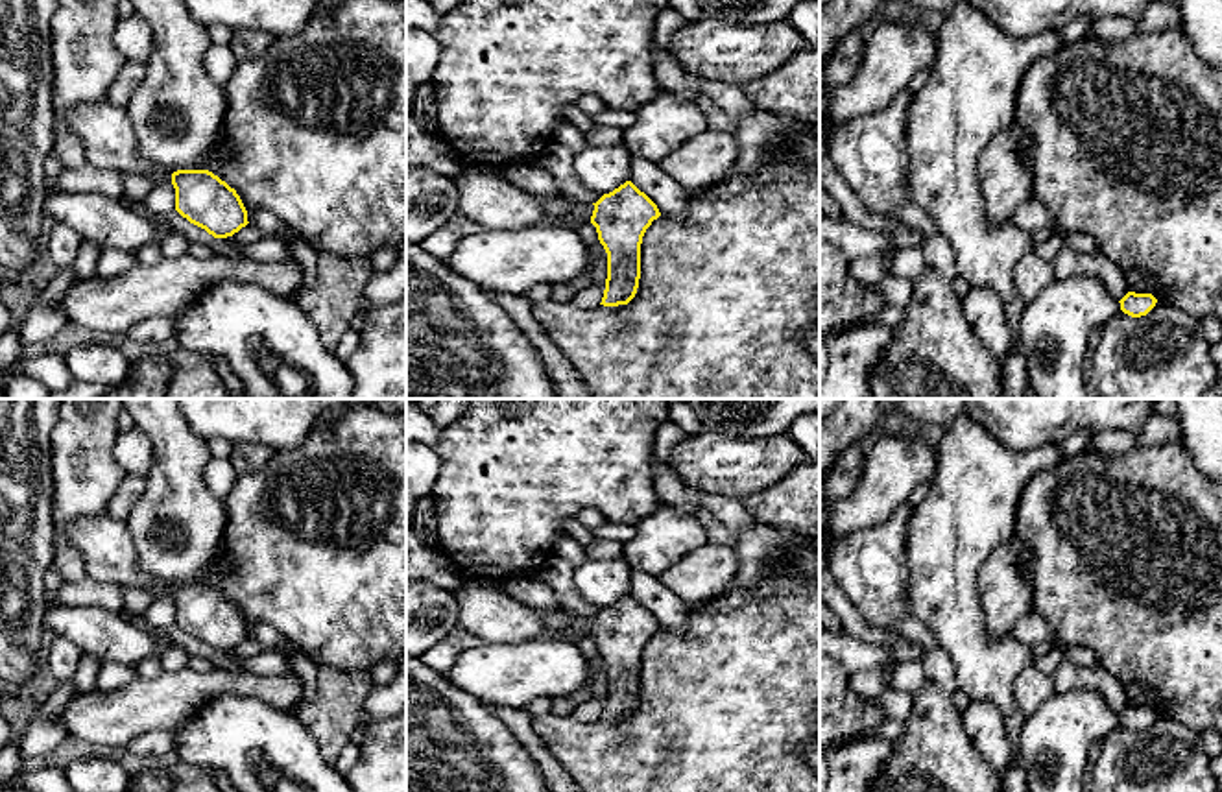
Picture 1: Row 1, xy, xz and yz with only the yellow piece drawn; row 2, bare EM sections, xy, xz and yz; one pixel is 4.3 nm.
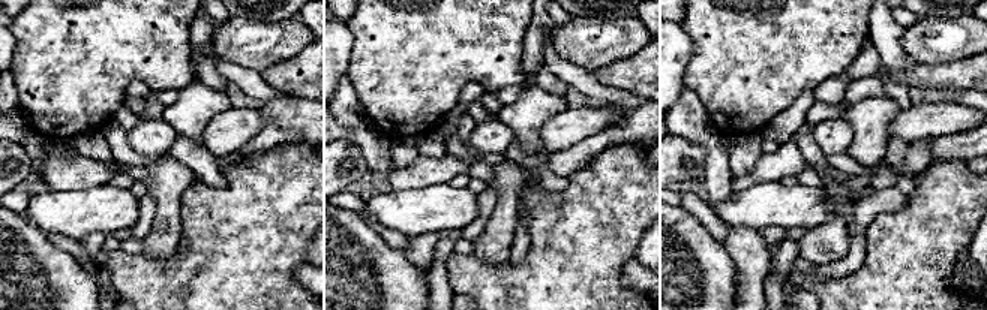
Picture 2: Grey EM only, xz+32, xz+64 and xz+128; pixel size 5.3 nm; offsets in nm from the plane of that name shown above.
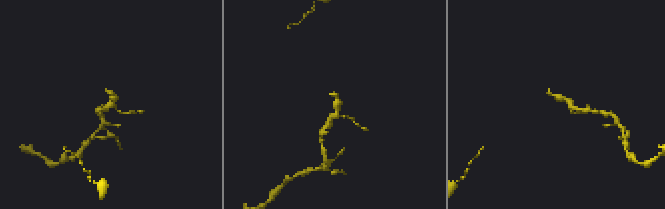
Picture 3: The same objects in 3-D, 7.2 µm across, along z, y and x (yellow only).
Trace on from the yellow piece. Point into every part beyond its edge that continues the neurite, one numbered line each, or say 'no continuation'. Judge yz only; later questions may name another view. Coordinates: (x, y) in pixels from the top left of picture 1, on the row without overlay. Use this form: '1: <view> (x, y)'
no continuation

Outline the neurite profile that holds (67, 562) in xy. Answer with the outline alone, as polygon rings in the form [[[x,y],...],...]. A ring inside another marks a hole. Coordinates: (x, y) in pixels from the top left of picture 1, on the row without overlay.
[[[65,539],[54,545],[52,567],[61,574],[65,583],[79,583],[87,580],[85,559]]]

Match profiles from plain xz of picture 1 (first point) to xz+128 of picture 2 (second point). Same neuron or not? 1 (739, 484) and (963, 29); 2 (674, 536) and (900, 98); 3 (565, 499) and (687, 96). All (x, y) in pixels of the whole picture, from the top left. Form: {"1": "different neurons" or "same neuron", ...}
{"1": "same neuron", "2": "different neurons", "3": "different neurons"}

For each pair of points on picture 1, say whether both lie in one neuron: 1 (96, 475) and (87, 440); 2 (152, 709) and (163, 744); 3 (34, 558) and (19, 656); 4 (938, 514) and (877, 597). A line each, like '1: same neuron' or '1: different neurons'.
1: same neuron
2: different neurons
3: same neuron
4: different neurons

